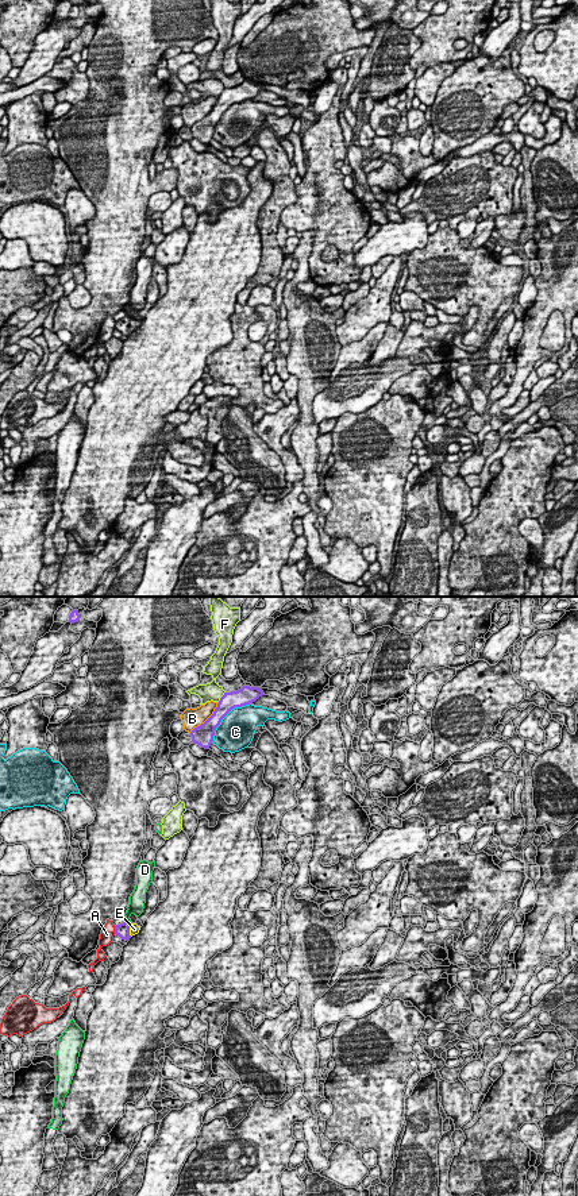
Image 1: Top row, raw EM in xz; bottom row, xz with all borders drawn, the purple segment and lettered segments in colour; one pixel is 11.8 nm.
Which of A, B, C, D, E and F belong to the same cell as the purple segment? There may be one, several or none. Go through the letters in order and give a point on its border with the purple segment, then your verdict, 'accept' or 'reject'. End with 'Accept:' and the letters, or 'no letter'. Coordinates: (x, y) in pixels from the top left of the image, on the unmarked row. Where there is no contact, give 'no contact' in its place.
A: meets purple in xz at (115, 325); reject
B: meets purple in xz at (207, 115); reject
C: meets purple in xz at (224, 111); reject
D: meets purple in xz at (130, 317); reject
E: meets purple in xz at (128, 325); accept
F: meets purple in xz at (222, 92); reject
Accept: E

